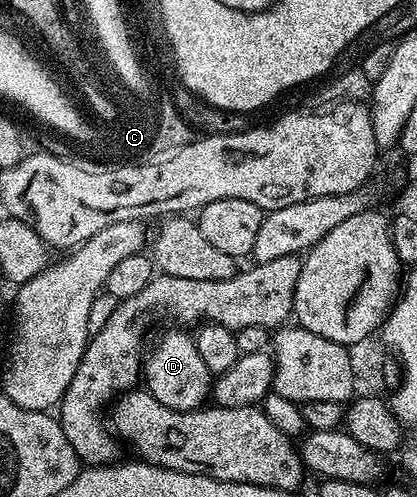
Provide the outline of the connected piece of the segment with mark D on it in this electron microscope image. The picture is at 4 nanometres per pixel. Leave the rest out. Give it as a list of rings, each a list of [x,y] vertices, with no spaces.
[[[182,328],[166,331],[153,346],[152,350],[147,351],[143,359],[143,381],[145,389],[153,394],[161,405],[168,406],[172,410],[190,412],[193,409],[203,407],[211,397],[213,391],[214,374],[208,370],[204,360],[200,357],[197,341]]]

